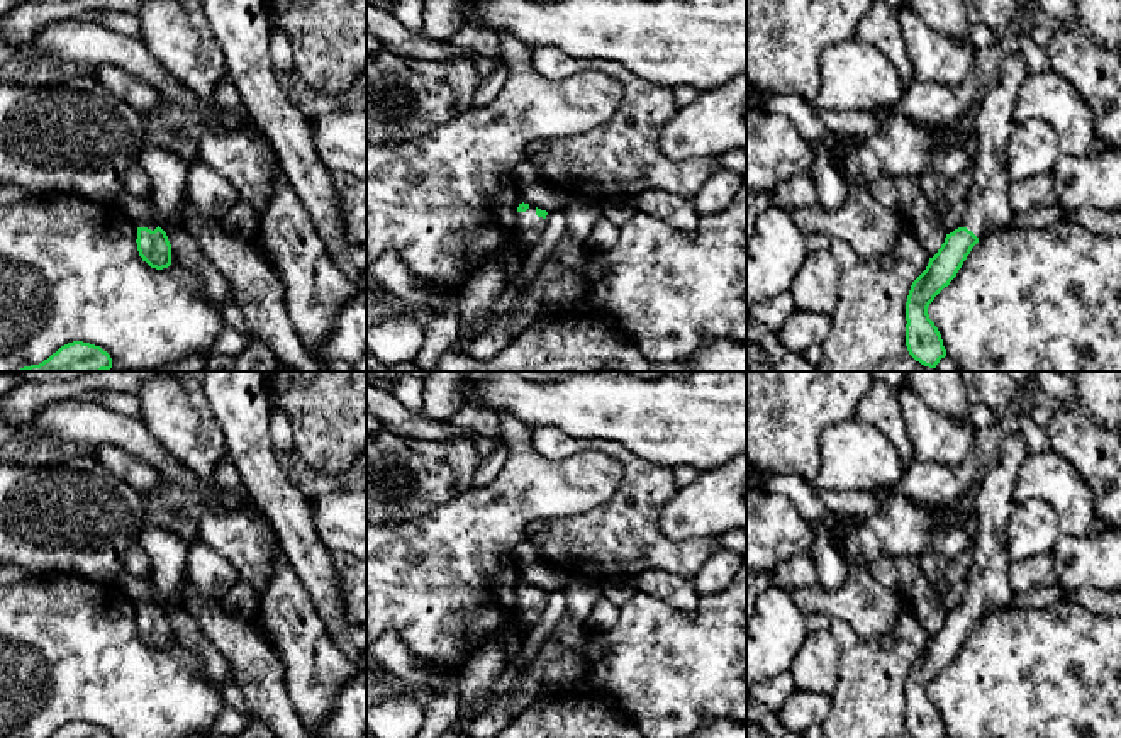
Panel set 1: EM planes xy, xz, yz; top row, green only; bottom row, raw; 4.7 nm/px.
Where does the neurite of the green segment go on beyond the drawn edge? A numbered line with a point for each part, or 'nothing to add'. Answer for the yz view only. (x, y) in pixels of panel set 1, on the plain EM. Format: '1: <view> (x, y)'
1: yz (987, 577)

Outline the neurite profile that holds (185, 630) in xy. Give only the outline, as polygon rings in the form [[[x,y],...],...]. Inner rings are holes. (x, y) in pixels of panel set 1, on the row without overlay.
[[[125,570],[119,575],[117,584],[136,604],[148,597],[166,612],[171,638],[200,660],[207,677],[222,690],[229,660],[204,636],[197,619],[187,607],[163,601],[151,580],[131,575]]]

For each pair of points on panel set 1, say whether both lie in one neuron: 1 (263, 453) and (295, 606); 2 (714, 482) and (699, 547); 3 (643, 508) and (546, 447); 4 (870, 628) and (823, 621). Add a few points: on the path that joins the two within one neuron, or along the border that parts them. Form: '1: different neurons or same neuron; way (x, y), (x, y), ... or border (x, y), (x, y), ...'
1: different neurons; border (277, 540), (284, 557), (307, 592)
2: different neurons; border (662, 531), (674, 540), (716, 536)
3: same neuron; way (638, 475), (616, 450), (601, 445), (579, 445)
4: different neurons; border (806, 614), (828, 614), (831, 618)

